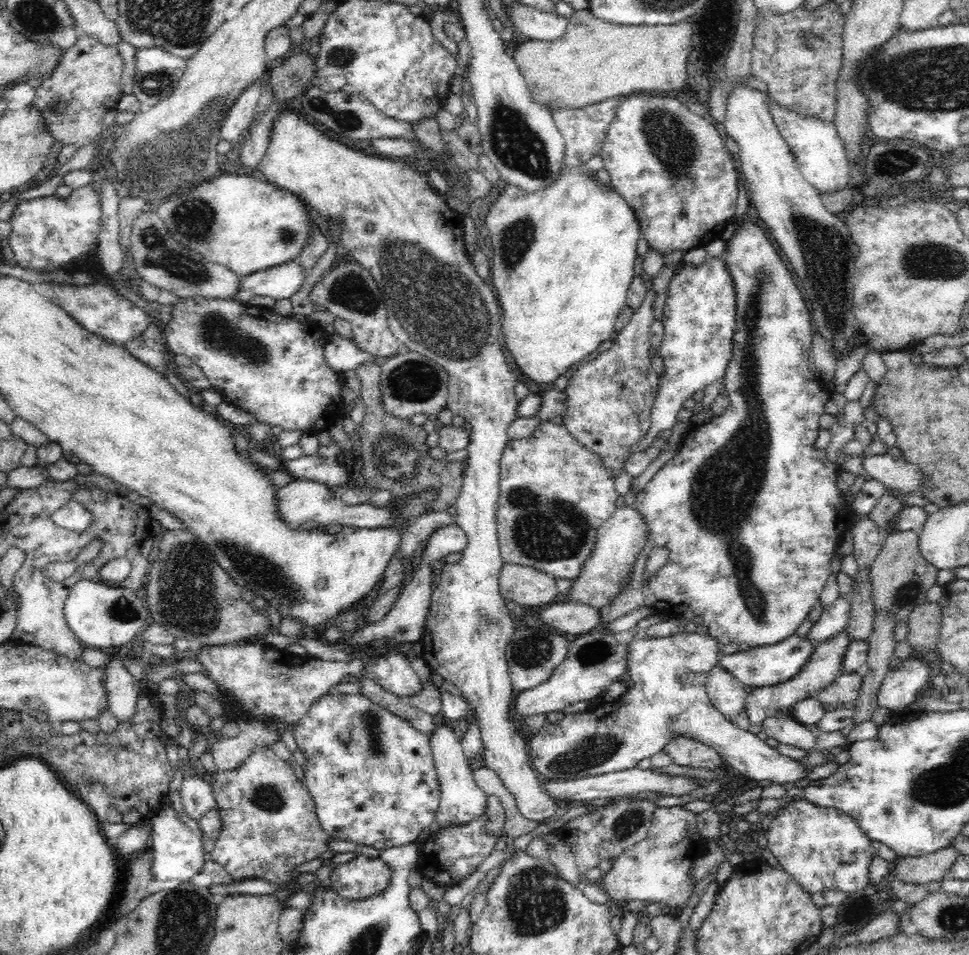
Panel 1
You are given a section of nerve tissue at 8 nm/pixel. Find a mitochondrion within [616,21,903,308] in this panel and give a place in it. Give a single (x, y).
(674, 147)

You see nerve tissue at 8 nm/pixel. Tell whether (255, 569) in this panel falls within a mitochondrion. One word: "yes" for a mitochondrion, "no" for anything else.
yes

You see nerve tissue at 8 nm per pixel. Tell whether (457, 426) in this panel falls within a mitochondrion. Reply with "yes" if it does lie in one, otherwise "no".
no

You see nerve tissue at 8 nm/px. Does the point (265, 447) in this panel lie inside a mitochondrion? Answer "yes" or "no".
no

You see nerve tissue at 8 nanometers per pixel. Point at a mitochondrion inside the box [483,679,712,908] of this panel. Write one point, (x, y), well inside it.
(593, 750)

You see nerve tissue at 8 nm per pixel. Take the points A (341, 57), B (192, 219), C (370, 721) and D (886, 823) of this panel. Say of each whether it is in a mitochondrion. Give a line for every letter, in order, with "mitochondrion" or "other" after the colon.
A: mitochondrion
B: mitochondrion
C: mitochondrion
D: other

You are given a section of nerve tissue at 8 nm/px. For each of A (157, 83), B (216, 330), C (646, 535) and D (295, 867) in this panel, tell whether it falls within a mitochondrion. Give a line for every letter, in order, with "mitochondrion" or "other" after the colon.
A: mitochondrion
B: mitochondrion
C: other
D: other

